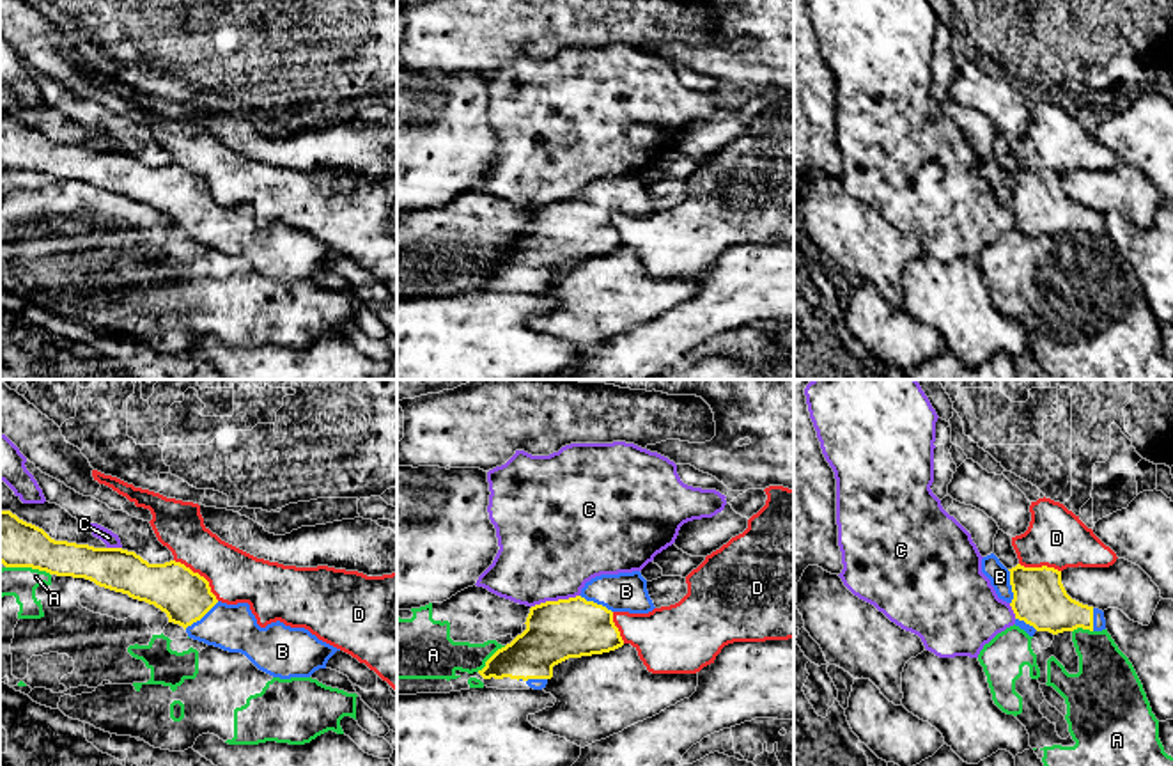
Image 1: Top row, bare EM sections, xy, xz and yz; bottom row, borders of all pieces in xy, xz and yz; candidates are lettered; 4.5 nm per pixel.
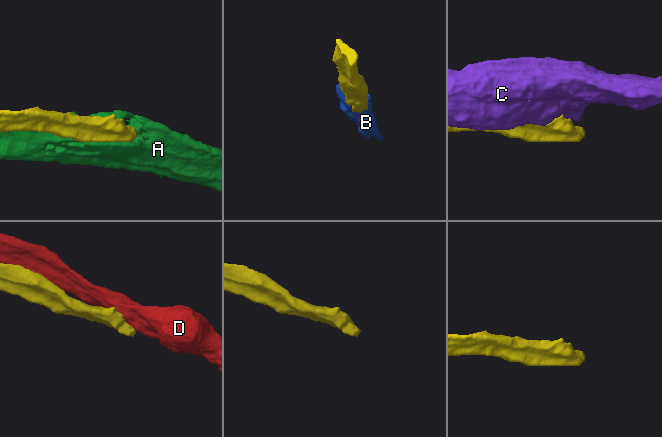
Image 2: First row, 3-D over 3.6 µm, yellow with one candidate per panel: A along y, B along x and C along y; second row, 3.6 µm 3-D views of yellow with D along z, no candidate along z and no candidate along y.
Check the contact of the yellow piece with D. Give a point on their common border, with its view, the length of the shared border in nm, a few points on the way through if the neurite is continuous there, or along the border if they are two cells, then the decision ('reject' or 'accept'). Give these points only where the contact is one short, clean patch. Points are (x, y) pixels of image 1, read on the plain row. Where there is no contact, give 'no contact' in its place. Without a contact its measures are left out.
contact xy (199, 178); length 280 nm; reject

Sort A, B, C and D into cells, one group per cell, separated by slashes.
A / B / C / D

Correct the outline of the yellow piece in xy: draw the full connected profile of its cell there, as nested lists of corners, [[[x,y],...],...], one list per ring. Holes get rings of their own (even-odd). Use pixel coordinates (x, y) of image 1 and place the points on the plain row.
[[[2,112],[0,165],[5,170],[32,170],[57,179],[85,181],[99,190],[154,207],[167,216],[168,225],[183,229],[190,241],[229,255],[241,255],[259,273],[273,280],[310,280],[315,273],[326,271],[328,262],[340,254],[305,231],[291,231],[280,223],[260,231],[248,206],[227,207],[218,204],[209,184],[181,165],[149,167],[135,154],[122,151],[94,151],[55,144],[43,131]]]

